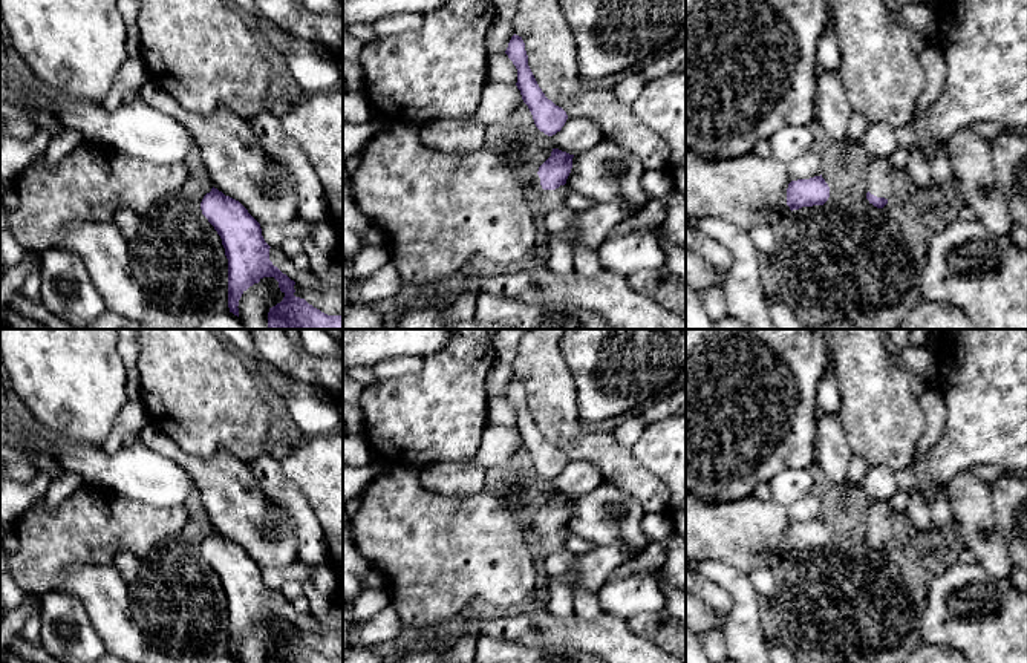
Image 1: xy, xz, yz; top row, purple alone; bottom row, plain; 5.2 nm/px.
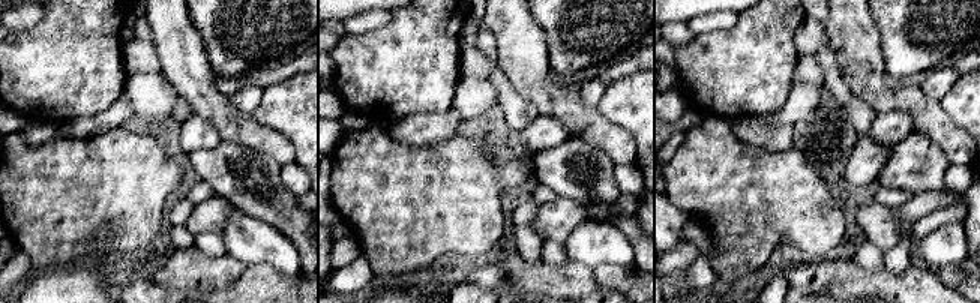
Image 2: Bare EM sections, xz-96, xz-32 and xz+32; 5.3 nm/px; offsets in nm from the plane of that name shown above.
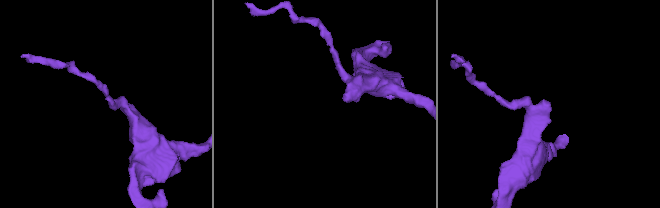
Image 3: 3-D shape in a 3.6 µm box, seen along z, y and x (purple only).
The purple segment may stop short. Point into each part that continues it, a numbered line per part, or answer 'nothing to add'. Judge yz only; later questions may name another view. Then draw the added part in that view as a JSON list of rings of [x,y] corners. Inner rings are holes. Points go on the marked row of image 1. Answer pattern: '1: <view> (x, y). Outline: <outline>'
1: yz (879, 175). Outline: [[[889,158],[871,159],[865,168],[868,191],[877,198],[889,199],[895,171]]]

